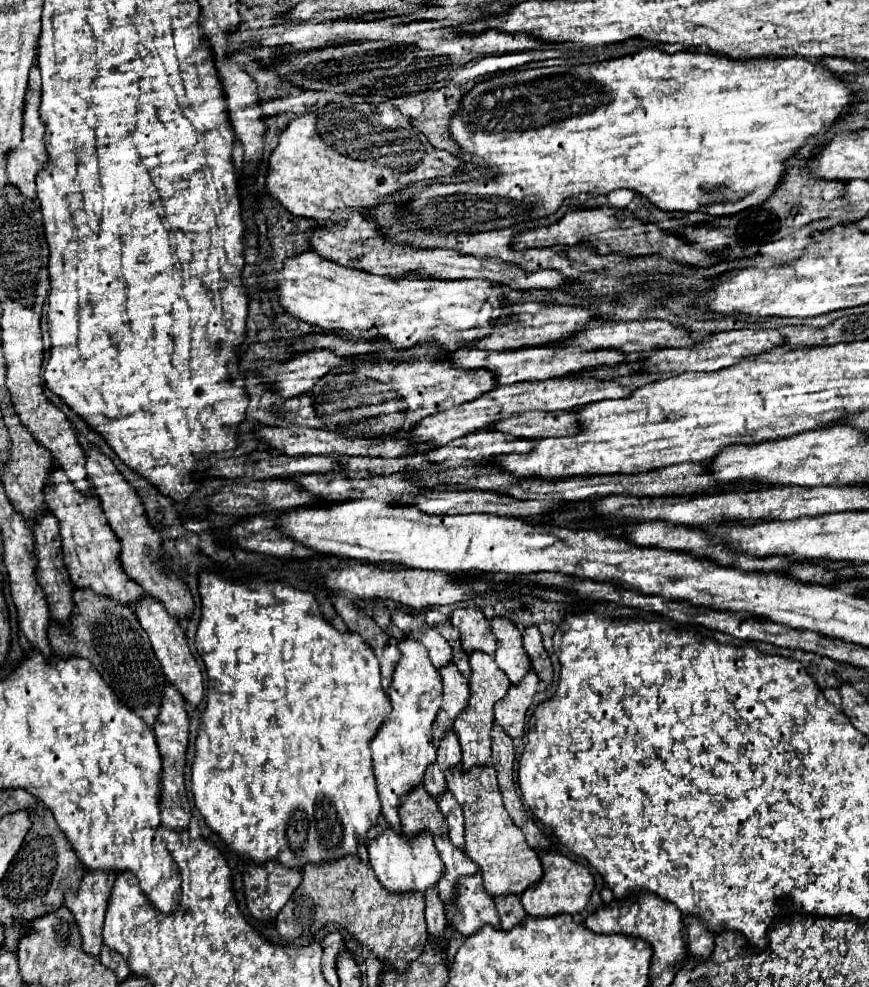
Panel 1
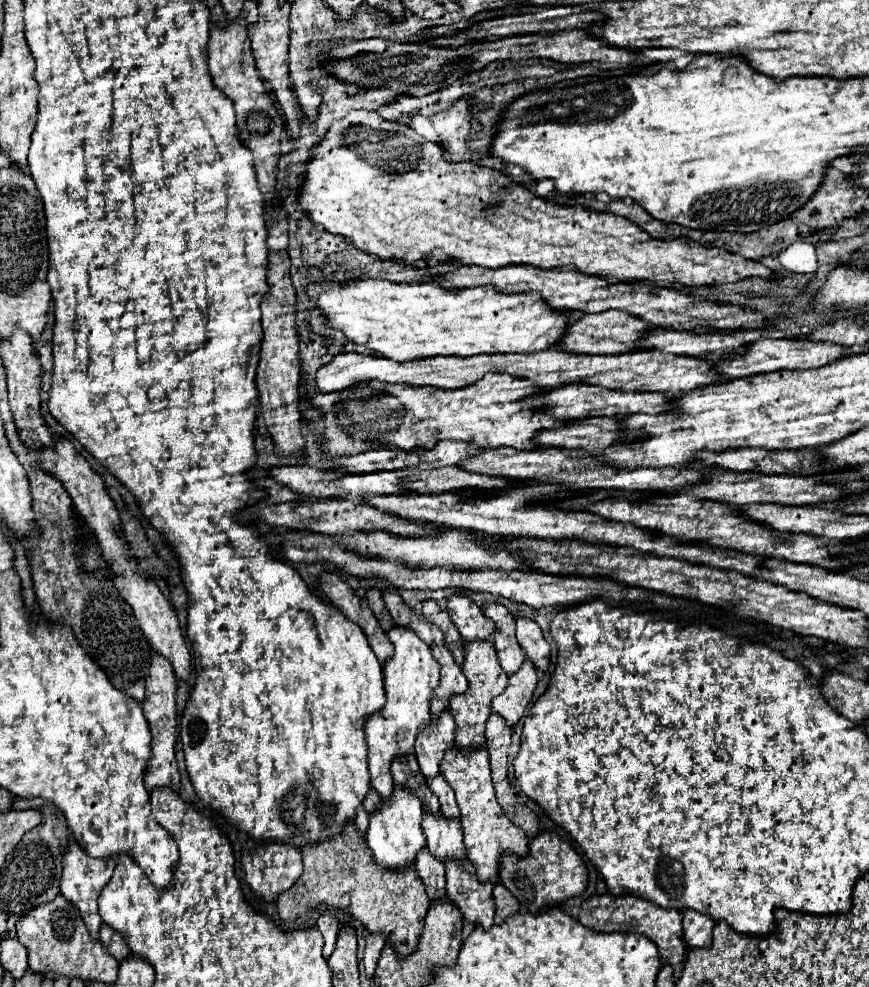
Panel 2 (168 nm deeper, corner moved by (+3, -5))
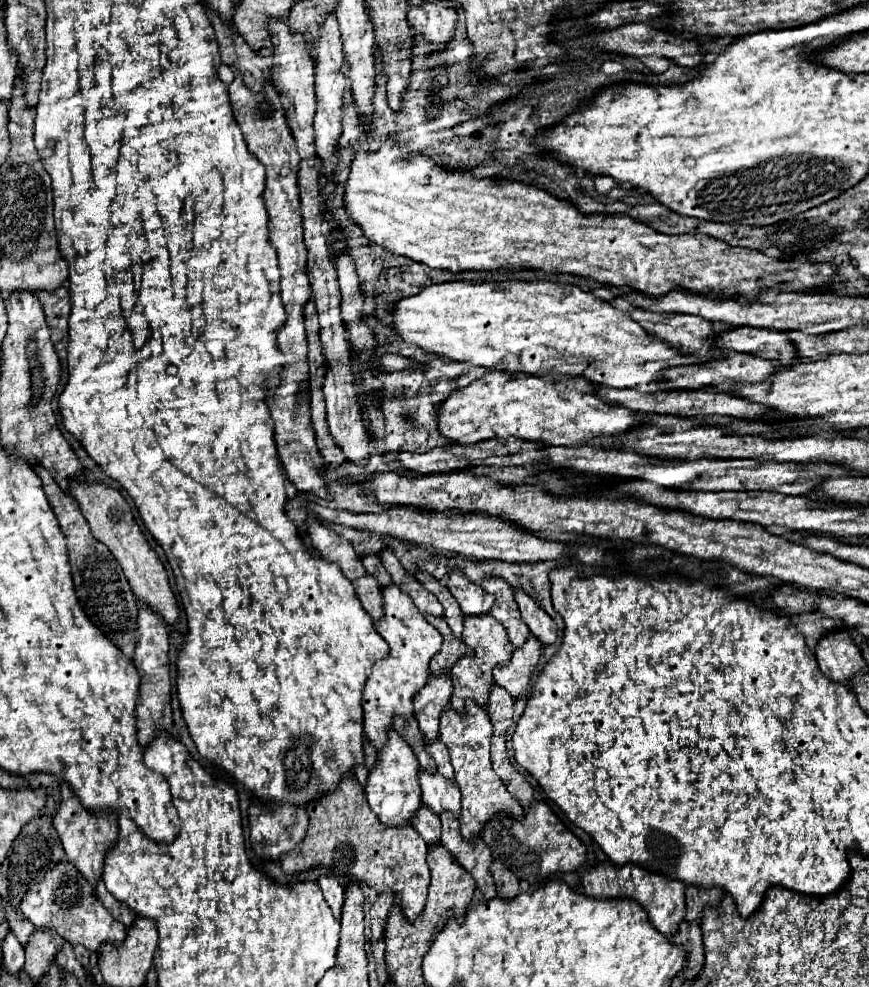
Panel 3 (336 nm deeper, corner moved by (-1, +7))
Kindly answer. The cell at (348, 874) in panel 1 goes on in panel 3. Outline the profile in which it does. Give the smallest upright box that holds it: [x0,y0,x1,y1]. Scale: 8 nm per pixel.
[281,772,429,920]

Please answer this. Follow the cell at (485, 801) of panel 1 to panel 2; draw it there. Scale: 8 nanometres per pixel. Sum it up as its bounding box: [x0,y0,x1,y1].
[441,748,529,882]

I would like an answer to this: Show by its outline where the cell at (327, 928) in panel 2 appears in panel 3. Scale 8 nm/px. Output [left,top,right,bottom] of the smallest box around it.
[319,876,343,918]

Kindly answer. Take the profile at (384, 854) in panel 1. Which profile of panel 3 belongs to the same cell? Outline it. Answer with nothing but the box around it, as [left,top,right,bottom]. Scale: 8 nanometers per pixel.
[365,728,421,826]

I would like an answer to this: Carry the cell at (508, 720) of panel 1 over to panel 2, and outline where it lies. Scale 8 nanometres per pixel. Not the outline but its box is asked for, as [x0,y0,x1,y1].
[491,660,537,726]

